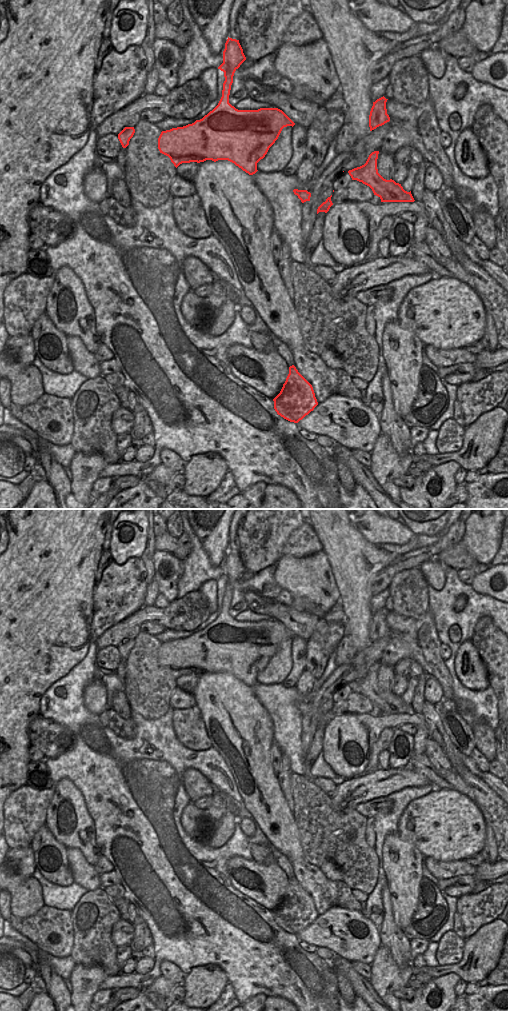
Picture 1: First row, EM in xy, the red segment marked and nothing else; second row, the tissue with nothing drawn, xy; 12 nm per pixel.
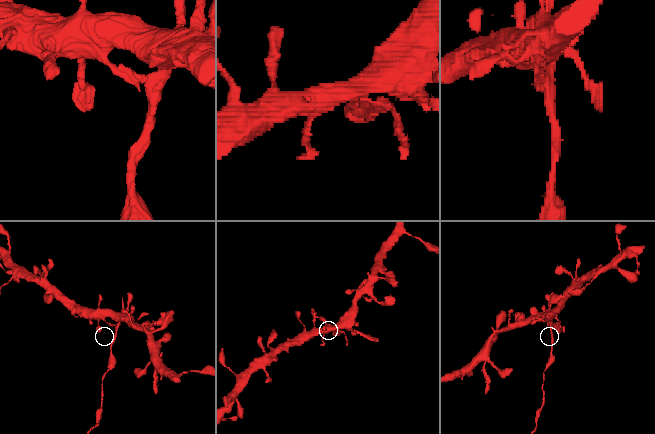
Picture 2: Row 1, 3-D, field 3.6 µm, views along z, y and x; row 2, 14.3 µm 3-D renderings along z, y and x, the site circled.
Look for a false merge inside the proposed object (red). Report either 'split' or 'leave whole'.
split

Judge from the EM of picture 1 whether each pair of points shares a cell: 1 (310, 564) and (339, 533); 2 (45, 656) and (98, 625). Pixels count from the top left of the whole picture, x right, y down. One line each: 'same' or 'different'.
1: different
2: different

